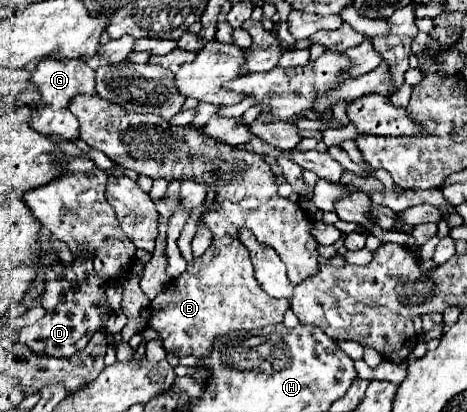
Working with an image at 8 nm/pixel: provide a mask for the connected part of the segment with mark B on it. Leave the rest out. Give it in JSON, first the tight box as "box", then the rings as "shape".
{"box":[68,94,320,358],"shape":[[[76,94],[76,98],[72,98],[68,108],[72,110],[72,114],[80,122],[80,140],[84,140],[94,150],[104,152],[114,164],[118,164],[126,170],[134,170],[138,174],[150,176],[150,178],[164,178],[164,180],[192,178],[192,180],[204,182],[210,190],[216,192],[214,200],[222,206],[220,212],[206,212],[199,219],[199,222],[212,232],[212,244],[204,252],[204,256],[194,258],[194,262],[188,264],[184,274],[180,278],[170,280],[164,286],[164,290],[150,302],[148,326],[158,332],[158,338],[162,340],[162,346],[166,352],[174,352],[176,356],[204,358],[210,354],[212,342],[222,334],[228,334],[232,330],[264,328],[268,324],[276,324],[276,322],[284,320],[284,312],[290,308],[290,302],[286,298],[282,298],[282,300],[276,300],[276,304],[268,304],[268,294],[258,286],[258,282],[254,278],[248,248],[240,242],[238,232],[250,230],[258,242],[272,246],[278,252],[280,260],[286,264],[288,278],[292,284],[300,284],[304,278],[308,278],[320,270],[318,242],[310,234],[312,222],[308,220],[308,216],[300,208],[300,204],[278,196],[276,184],[274,184],[274,174],[270,172],[270,166],[262,160],[260,154],[240,152],[228,144],[208,140],[206,136],[202,136],[200,128],[170,126],[166,120],[162,120],[160,116],[154,116],[154,114],[126,112],[122,106],[108,102],[108,100],[100,98],[98,94],[92,94],[92,96]]]}

